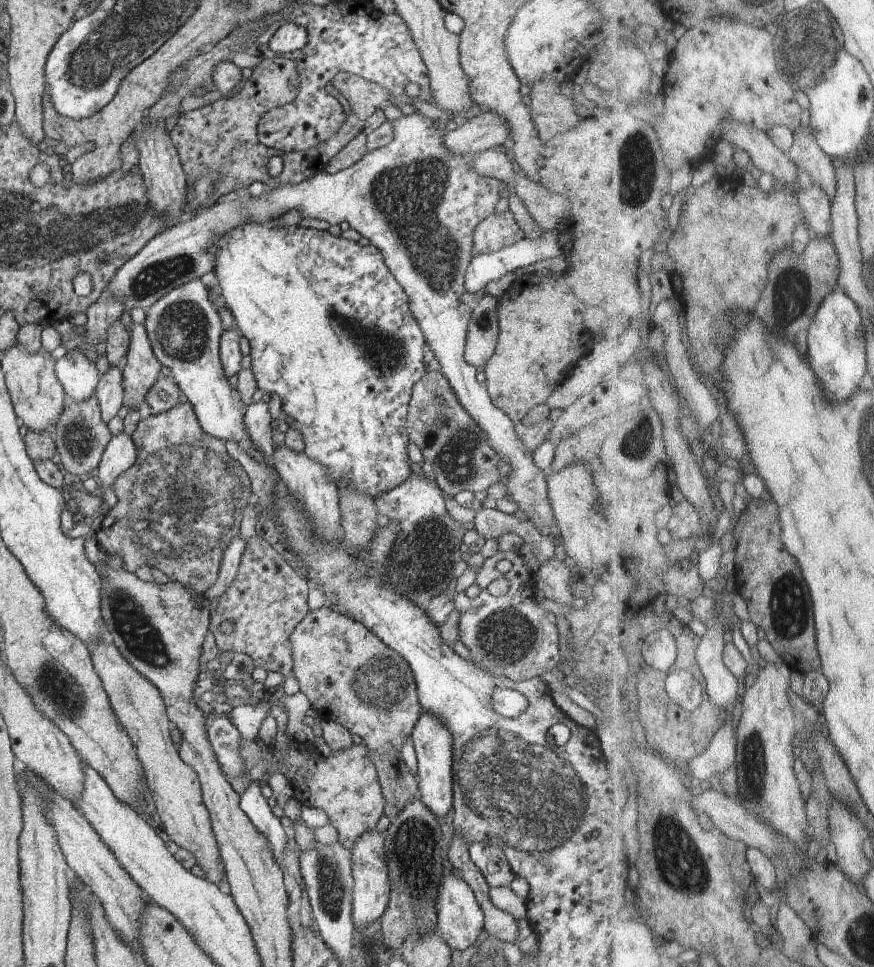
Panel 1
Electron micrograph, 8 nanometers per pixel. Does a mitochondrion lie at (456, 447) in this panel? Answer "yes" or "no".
yes

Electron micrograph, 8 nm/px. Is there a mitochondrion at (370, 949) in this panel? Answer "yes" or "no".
yes

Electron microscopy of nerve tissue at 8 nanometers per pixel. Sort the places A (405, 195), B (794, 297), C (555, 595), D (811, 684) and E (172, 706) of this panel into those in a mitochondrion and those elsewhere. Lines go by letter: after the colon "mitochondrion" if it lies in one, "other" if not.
A: mitochondrion
B: mitochondrion
C: other
D: other
E: other

